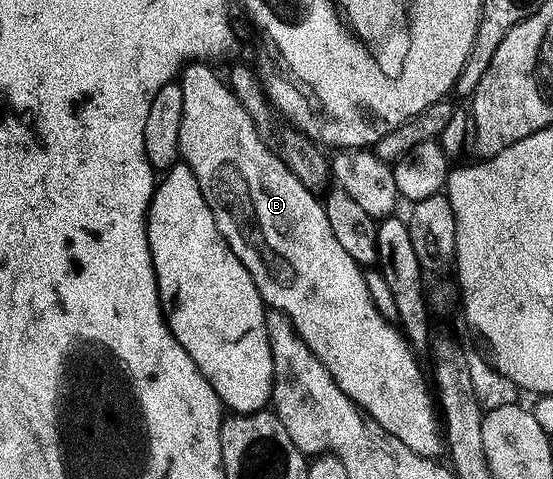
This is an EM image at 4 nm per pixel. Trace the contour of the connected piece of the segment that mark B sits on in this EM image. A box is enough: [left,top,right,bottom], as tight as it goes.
[178,62,444,458]

